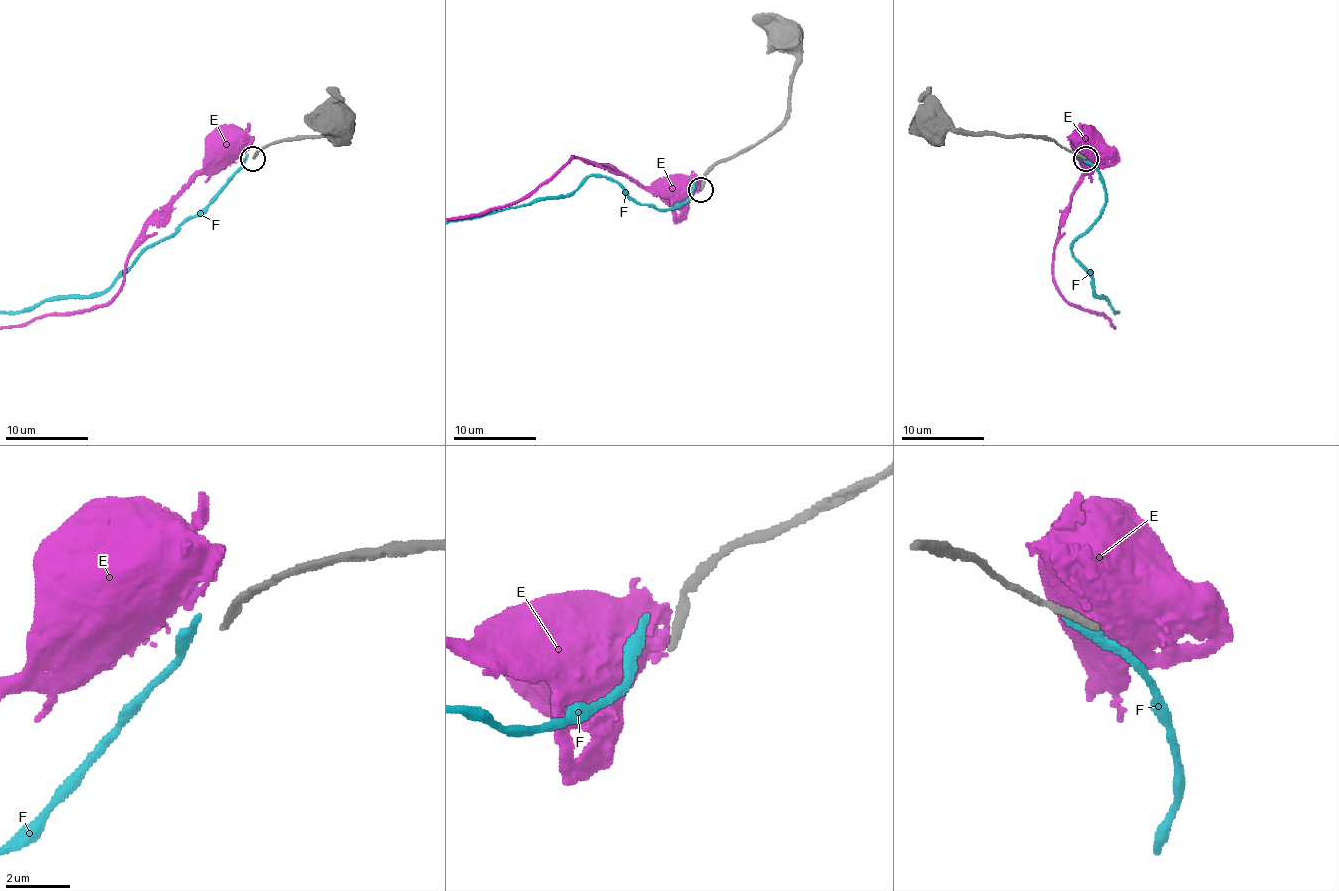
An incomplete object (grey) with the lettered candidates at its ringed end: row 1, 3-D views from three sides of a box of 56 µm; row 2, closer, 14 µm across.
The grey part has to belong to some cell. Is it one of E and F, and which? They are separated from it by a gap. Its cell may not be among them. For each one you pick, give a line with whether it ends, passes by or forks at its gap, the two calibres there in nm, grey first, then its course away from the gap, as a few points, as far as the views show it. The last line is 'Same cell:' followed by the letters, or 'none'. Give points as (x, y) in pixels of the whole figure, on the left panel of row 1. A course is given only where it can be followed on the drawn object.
Same cell: none

